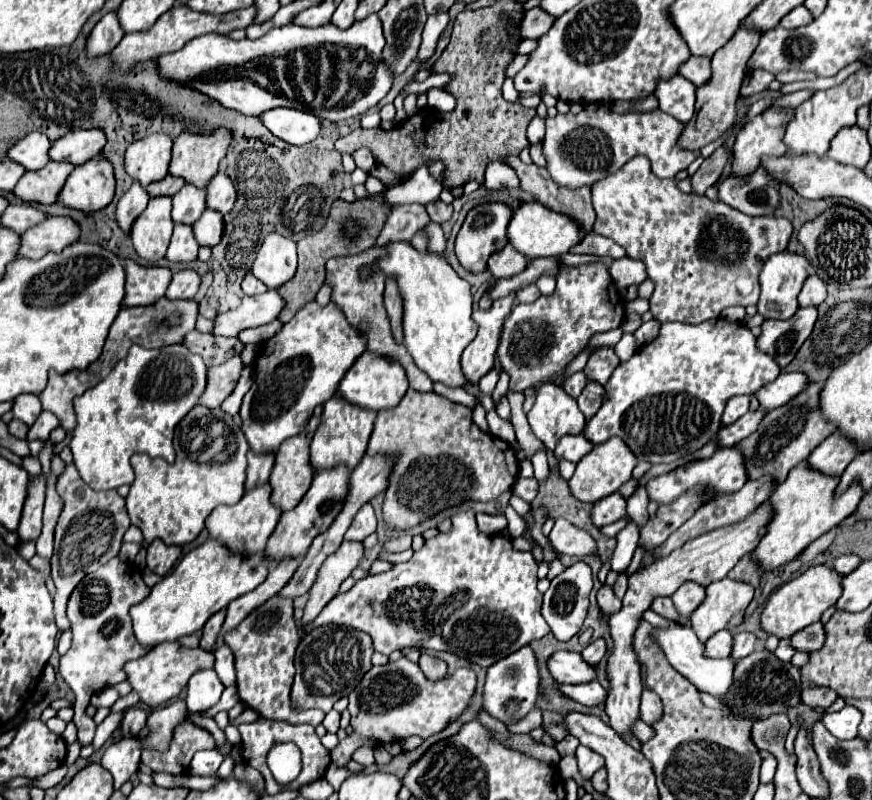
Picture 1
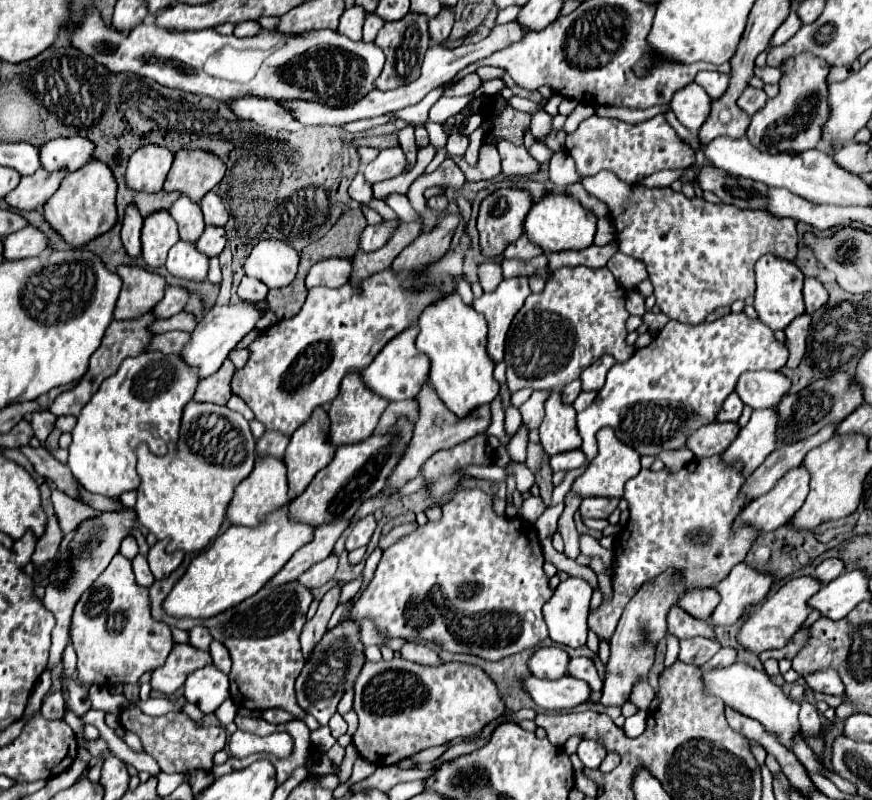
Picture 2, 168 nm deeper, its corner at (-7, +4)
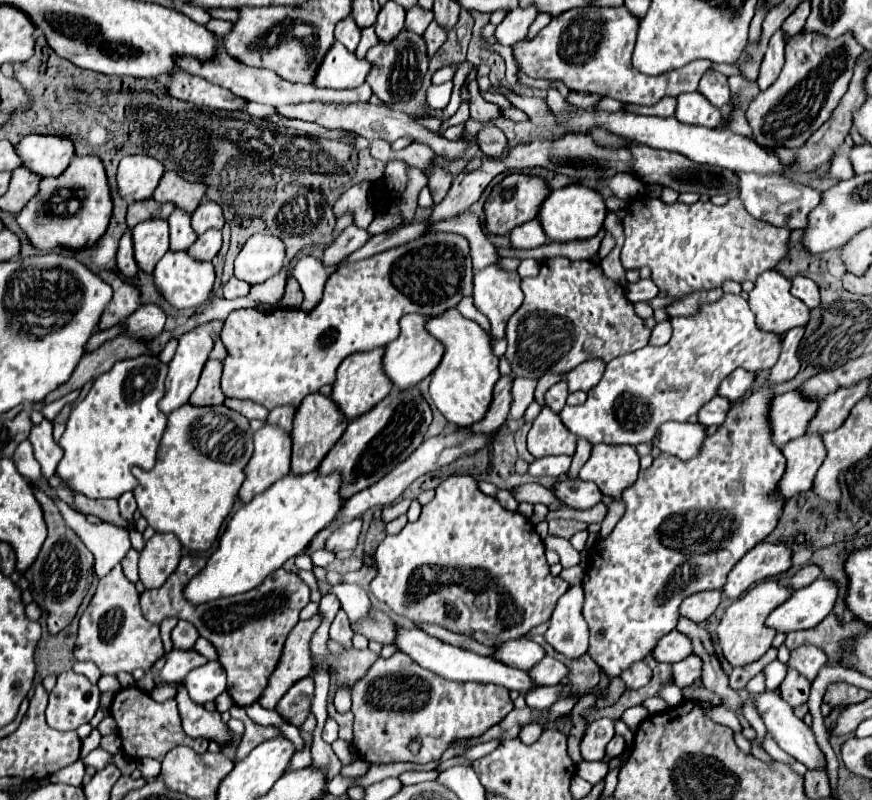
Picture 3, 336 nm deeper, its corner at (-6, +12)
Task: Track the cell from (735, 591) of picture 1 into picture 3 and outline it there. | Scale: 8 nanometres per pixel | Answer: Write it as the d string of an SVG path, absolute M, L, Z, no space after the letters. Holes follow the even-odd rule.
M760 542L750 550L728 576L724 594L730 600L740 598L752 584L784 574L792 566L792 550L786 544Z

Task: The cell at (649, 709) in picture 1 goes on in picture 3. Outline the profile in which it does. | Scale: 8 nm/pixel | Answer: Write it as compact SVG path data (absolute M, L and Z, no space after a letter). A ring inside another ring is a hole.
M634 662L630 668L626 668L620 678L624 680L624 684L628 688L642 688L650 682L652 678L652 670L644 664L644 662Z

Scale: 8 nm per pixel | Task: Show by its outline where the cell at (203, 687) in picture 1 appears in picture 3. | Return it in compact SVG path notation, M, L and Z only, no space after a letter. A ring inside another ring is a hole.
M208 662L192 670L182 684L188 688L188 694L196 704L204 704L226 690L226 674L218 662Z

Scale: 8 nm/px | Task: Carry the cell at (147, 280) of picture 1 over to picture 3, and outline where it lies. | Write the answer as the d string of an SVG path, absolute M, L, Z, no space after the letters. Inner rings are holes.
M102 270L98 276L106 284L110 284L112 290L114 290L112 302L106 304L106 308L104 308L102 316L100 316L100 322L98 322L98 330L108 330L108 328L124 322L138 308L138 296L140 294L138 294L136 286L122 280L116 272Z

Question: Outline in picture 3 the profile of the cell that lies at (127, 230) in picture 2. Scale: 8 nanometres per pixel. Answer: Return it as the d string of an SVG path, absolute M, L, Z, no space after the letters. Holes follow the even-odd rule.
M130 230L122 236L120 240L120 248L118 248L118 254L116 254L116 266L118 270L124 274L124 278L132 280L136 278L138 274L138 266L136 266L136 260L132 256L132 238L130 238Z

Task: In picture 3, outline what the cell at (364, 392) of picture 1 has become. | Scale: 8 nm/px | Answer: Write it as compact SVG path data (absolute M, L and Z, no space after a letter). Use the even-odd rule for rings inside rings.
M406 314L400 320L400 328L402 328L400 336L386 346L384 372L394 382L394 386L398 386L402 390L410 388L410 386L416 386L420 380L424 380L428 374L432 374L436 370L436 366L440 364L442 356L444 356L442 342L432 338L432 334L426 330L426 322L428 320L430 320L430 316Z

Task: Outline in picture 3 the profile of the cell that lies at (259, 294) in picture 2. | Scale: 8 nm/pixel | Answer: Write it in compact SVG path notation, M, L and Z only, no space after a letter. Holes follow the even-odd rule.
M230 278L224 286L222 286L222 296L226 300L232 300L232 298L238 298L238 296L246 296L250 290L250 286L246 282L240 282L236 278Z

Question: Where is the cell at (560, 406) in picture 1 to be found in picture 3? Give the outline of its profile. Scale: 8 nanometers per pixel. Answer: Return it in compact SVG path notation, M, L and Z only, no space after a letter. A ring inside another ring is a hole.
M542 410L528 432L528 452L534 458L558 454L574 456L576 442L578 438L572 432L564 430L560 416L552 414L552 410Z

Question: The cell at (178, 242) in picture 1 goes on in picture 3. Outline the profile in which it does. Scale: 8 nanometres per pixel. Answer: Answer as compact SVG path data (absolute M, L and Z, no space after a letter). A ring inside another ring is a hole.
M166 252L164 258L154 268L154 286L156 286L156 290L176 310L202 306L210 298L212 284L214 284L214 266L212 266L212 262L196 262L194 258L188 258L188 252L180 252L180 254Z

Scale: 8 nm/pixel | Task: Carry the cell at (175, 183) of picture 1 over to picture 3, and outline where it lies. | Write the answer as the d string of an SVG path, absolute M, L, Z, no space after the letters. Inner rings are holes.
M148 200L148 202L132 202L128 206L128 228L134 228L136 224L140 224L142 220L150 220L150 218L162 218L168 220L168 216L172 214L172 206L170 204L158 204L156 200Z

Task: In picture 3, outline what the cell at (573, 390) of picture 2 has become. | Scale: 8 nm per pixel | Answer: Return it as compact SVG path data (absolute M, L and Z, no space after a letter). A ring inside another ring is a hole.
M562 380L544 394L544 406L548 406L552 412L558 414L558 410L564 408L566 404L566 396L568 396L568 388L566 388L566 382Z

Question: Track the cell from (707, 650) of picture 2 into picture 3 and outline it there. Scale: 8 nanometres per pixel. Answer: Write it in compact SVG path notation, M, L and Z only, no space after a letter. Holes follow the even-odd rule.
M672 630L670 634L662 636L656 646L652 648L652 658L656 662L668 662L668 664L674 664L674 662L680 662L684 656L690 656L692 654L692 646L690 646L690 638L684 636L682 632L678 630Z

